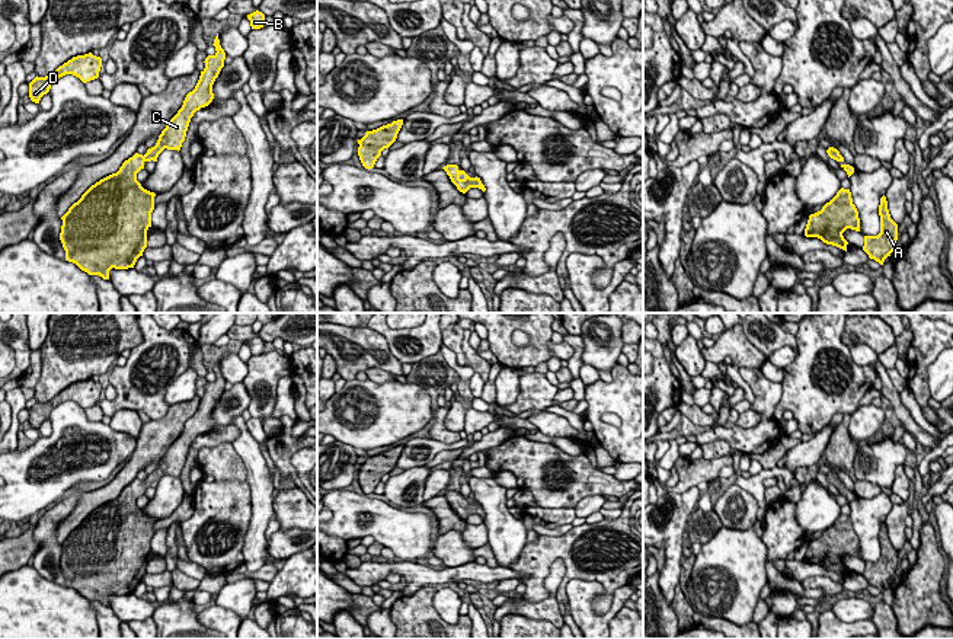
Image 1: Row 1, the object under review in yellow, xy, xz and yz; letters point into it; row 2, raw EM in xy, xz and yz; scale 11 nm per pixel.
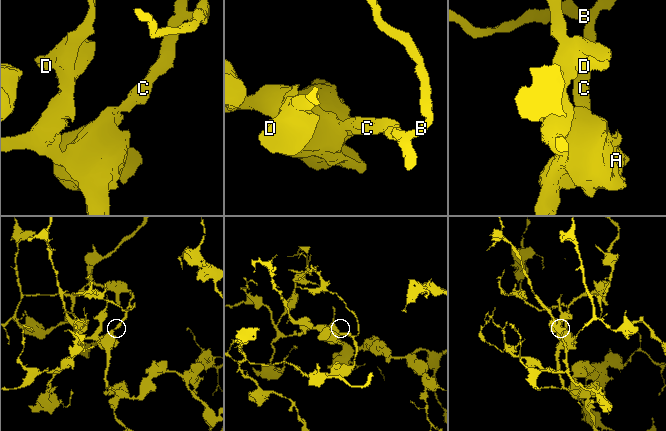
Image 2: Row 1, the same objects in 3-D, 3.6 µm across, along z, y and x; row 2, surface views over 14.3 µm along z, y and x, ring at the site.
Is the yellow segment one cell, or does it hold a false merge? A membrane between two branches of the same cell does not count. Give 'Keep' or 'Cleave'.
Keep

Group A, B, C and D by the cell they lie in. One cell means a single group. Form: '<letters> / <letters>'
A B C D

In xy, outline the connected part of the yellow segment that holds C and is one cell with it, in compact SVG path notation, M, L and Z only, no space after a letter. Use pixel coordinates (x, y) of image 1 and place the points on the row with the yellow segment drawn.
M218 33L212 45L217 52L205 58L205 68L195 89L186 95L182 108L162 131L156 146L144 156L135 153L116 173L92 185L61 217L60 240L65 261L89 275L109 279L112 268L134 268L143 256L156 194L141 186L137 173L144 169L145 162L157 162L164 148L179 151L194 114L212 102L212 84L226 60Z

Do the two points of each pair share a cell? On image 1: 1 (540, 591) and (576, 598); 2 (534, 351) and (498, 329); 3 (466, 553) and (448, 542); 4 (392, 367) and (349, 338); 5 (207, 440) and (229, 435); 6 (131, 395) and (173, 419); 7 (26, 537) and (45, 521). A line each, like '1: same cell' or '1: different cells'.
1: different cells
2: same cell
3: same cell
4: same cell
5: same cell
6: different cells
7: different cells

